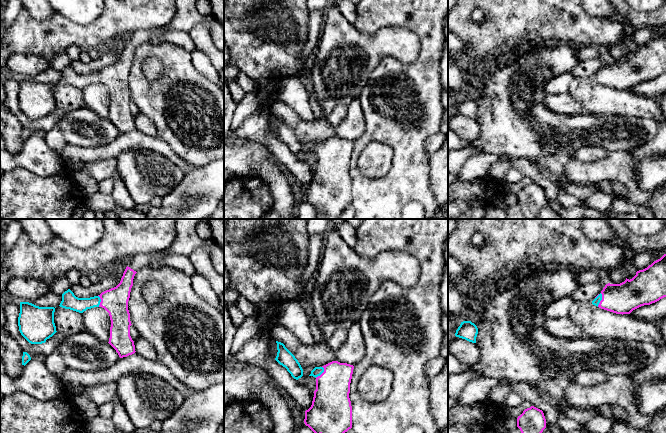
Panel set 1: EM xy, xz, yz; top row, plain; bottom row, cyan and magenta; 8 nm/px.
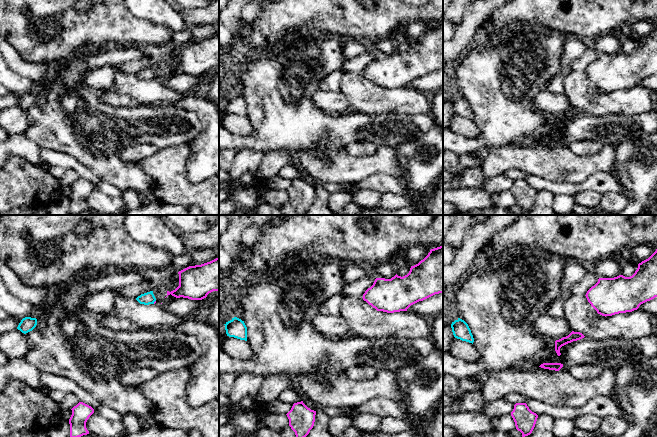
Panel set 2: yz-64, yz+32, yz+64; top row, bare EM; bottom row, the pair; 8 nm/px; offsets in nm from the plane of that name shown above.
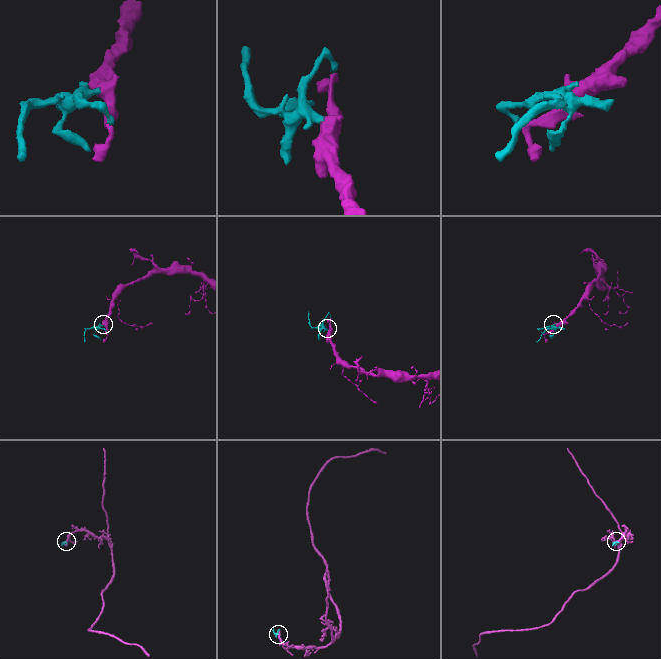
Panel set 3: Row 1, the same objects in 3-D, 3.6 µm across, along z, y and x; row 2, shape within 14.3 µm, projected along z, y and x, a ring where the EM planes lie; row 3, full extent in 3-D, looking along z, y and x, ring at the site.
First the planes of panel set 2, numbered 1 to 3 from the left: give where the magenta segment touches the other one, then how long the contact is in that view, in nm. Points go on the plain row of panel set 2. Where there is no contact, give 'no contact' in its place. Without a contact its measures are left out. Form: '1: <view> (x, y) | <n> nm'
1: yz-64 (154, 77) | 40 nm
2: no contact
3: no contact

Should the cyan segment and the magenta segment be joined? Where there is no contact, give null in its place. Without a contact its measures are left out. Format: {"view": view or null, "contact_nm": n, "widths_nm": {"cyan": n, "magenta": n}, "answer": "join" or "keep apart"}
{"view": "yz", "contact_nm": 120, "widths_nm": {"cyan": 60, "magenta": 240}, "answer": "join"}

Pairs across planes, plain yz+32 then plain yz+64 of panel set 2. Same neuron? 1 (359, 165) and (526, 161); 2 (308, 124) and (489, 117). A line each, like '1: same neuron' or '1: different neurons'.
1: same neuron
2: same neuron

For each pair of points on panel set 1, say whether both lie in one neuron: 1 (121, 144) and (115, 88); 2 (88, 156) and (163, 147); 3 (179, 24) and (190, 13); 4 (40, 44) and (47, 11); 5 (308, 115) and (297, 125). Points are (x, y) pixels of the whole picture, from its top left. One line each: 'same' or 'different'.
1: different
2: same
3: same
4: different
5: different

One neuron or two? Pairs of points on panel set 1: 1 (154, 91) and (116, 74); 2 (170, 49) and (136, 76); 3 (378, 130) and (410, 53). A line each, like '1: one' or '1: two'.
1: two
2: one
3: two

